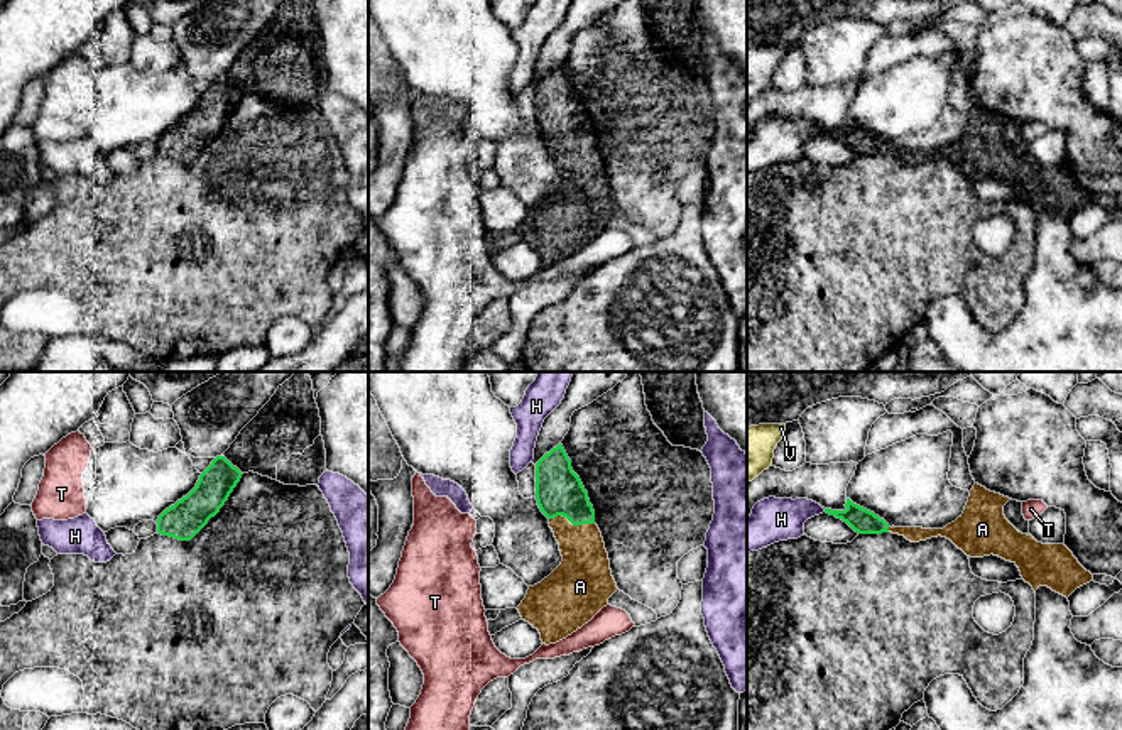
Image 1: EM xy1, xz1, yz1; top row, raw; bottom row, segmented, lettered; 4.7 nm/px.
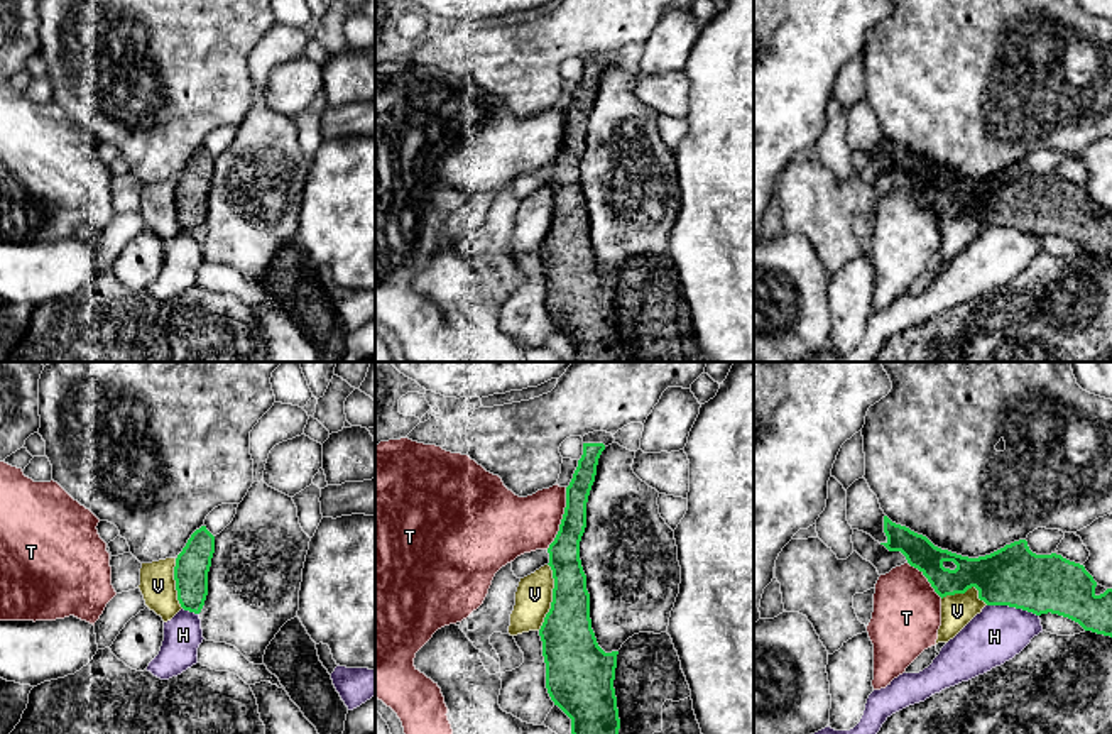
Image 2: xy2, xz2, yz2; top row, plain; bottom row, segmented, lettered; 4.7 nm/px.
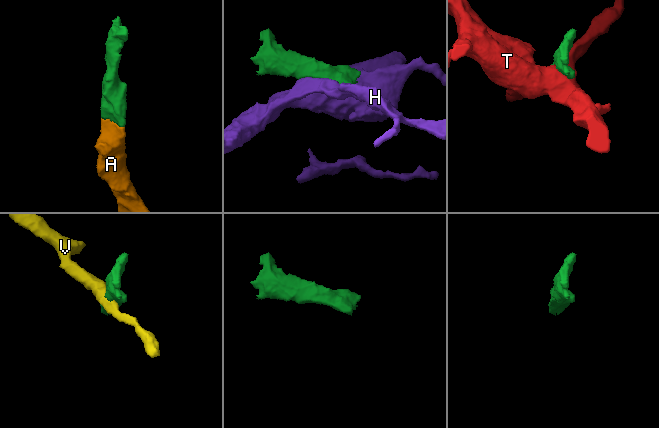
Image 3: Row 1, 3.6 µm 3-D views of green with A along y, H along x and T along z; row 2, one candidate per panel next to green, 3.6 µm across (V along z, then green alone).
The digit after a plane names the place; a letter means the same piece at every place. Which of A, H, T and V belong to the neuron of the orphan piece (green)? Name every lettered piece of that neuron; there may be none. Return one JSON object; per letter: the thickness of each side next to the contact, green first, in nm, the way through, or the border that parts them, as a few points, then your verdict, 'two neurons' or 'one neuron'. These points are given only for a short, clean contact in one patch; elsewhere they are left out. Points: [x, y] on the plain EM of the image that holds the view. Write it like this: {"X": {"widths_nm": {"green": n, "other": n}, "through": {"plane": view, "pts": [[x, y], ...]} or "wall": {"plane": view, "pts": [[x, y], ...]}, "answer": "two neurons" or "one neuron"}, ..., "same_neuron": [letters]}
{"A": {"widths_nm": {"green": 220, "other": 240}, "answer": "one neuron"}, "H": {"widths_nm": {"green": 280, "other": 260}, "wall": {"plane": "yz2", "pts": [[987, 225], [1008, 225], [1038, 237]]}, "answer": "two neurons"}, "T": {"widths_nm": {"green": 150, "other": 280}, "wall": {"plane": "xz2", "pts": [[566, 109], [566, 127], [560, 151], [546, 169]]}, "answer": "two neurons"}, "V": {"widths_nm": {"green": 260, "other": 180}, "answer": "two neurons"}, "same_neuron": ["A"]}

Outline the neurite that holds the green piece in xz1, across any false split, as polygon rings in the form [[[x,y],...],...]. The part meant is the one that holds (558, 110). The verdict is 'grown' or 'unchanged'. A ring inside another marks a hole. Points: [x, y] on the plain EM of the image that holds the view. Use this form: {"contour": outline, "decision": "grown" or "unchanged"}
{"contour": [[[563,66],[536,86],[536,122],[549,140],[563,182],[547,199],[529,208],[517,232],[549,267],[588,245],[618,210],[588,113]]], "decision": "grown"}

